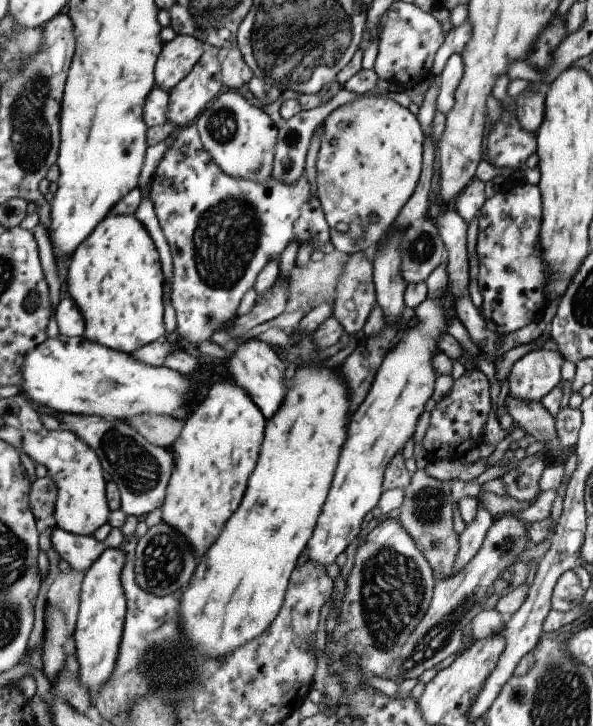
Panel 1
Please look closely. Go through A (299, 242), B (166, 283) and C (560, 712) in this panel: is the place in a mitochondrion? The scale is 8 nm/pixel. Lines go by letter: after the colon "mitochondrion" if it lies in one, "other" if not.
A: other
B: other
C: mitochondrion

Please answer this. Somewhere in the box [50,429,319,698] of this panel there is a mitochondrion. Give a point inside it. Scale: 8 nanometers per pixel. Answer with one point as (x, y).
(165, 559)

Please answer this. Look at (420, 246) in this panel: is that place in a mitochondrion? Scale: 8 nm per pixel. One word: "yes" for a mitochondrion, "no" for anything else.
yes

